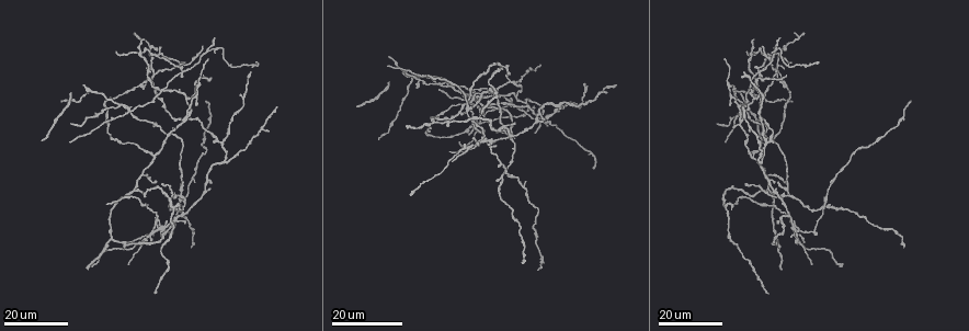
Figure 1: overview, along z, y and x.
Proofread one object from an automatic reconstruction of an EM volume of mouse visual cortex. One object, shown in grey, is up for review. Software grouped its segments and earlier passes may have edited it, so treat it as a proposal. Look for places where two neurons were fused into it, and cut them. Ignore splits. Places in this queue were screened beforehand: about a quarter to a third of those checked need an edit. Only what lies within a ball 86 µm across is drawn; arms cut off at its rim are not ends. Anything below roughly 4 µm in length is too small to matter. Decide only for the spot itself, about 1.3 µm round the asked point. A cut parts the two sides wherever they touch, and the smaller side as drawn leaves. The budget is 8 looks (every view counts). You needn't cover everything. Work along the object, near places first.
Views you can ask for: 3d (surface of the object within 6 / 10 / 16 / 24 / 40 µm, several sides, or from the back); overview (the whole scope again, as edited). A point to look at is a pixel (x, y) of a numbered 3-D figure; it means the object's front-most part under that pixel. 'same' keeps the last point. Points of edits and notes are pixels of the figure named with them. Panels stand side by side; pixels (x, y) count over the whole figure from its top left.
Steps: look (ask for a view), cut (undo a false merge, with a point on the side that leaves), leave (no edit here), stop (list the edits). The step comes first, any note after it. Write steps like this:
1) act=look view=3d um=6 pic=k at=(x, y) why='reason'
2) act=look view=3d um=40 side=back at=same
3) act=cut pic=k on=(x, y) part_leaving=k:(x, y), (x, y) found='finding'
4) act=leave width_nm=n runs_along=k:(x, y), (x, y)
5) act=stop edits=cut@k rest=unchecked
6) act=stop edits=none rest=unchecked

act=look view=3d um=16 pic=1 at=(510, 135) why='side arm on a straight run'

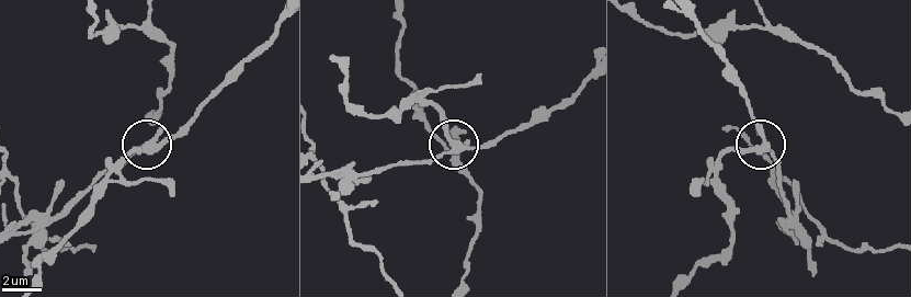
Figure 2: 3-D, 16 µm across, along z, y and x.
act=look view=3d um=6 pic=2 at=(453, 149)

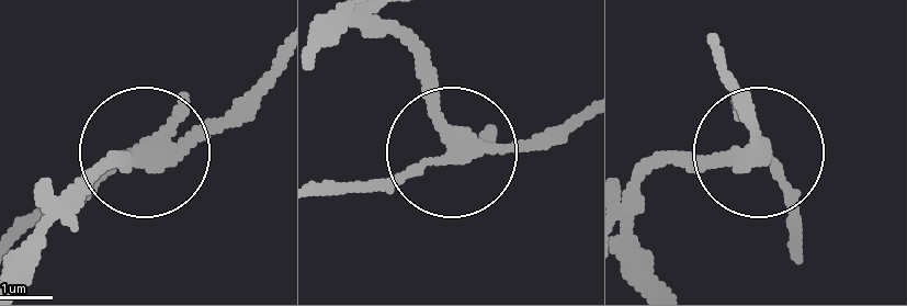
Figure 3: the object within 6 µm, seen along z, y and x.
act=cut pic=3 on=(396, 180) arms=3 part_leaving=3:(461, 158), (320, 183) found='two neurons meet here'

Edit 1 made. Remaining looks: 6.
act=look view=3d um=24 pic=1 at=(787, 194) why='three-way junction'

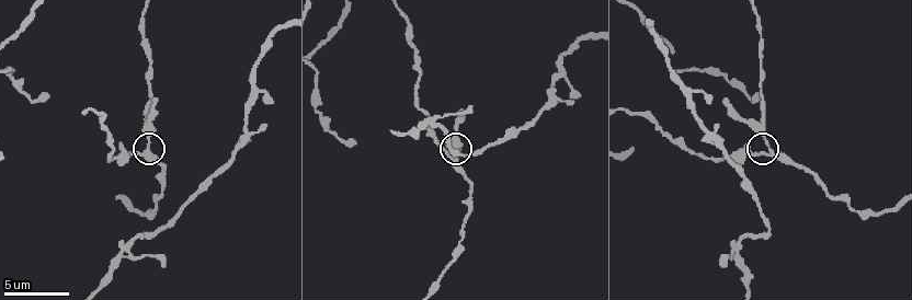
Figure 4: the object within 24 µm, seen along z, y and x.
act=look view=3d um=6 pic=4 at=(773, 156)

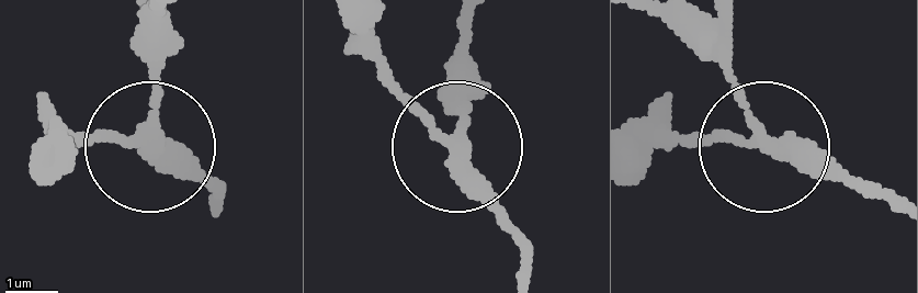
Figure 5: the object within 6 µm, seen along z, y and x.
act=leave runs_along=5:(718, 17), (718, 56), (754, 144), (670, 135) found='continuous, no second neuron'

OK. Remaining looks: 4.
act=look view=3d um=24 pic=1 at=(182, 71) why='looks like a crossing'

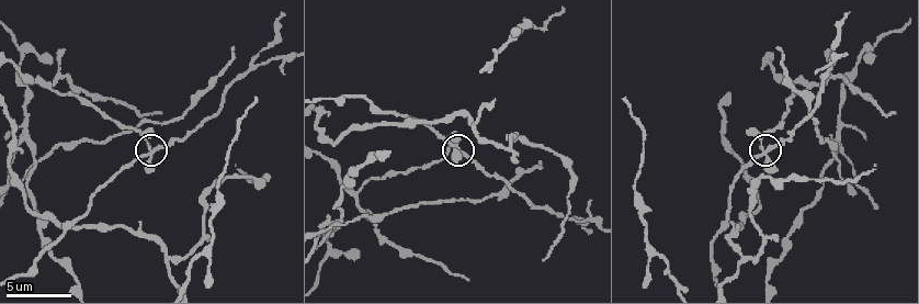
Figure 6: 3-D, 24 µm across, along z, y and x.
act=look view=3d um=10 pic=6 at=(456, 147)

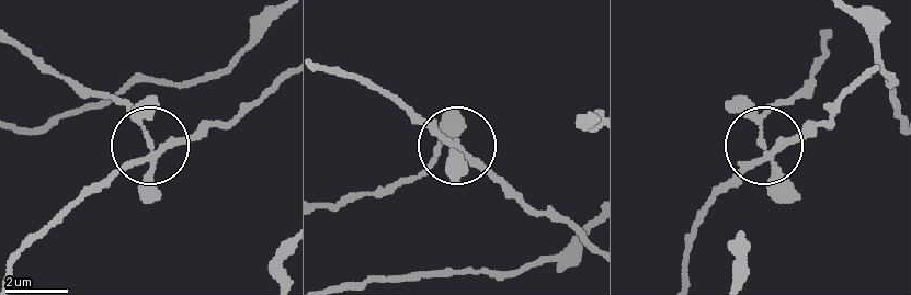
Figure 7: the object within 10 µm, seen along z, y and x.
act=cut pic=7 on=(188, 139) part_leaving=7:(151, 154), (83, 193), (14, 263) found='a second neuron is stuck on'

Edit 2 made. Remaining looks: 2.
act=stop edits=cut@3,cut@7 rest=unchecked

